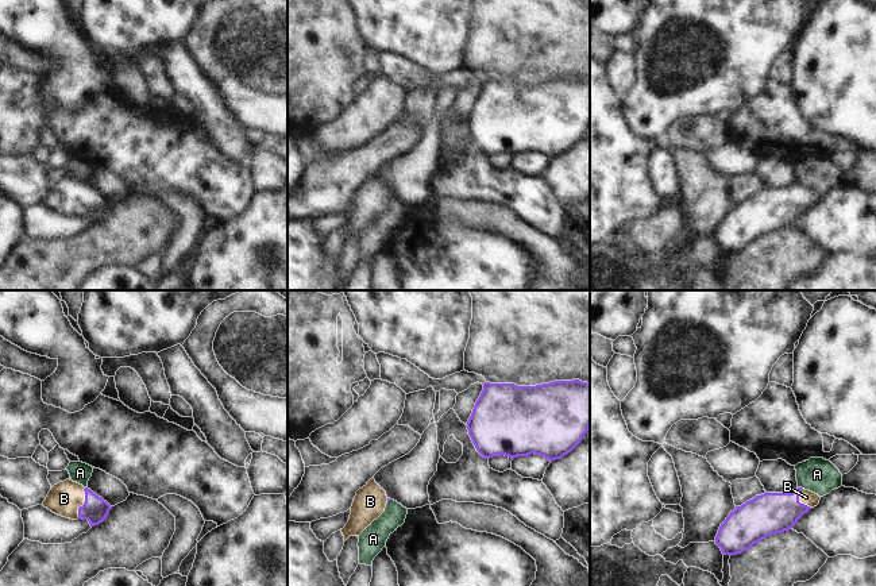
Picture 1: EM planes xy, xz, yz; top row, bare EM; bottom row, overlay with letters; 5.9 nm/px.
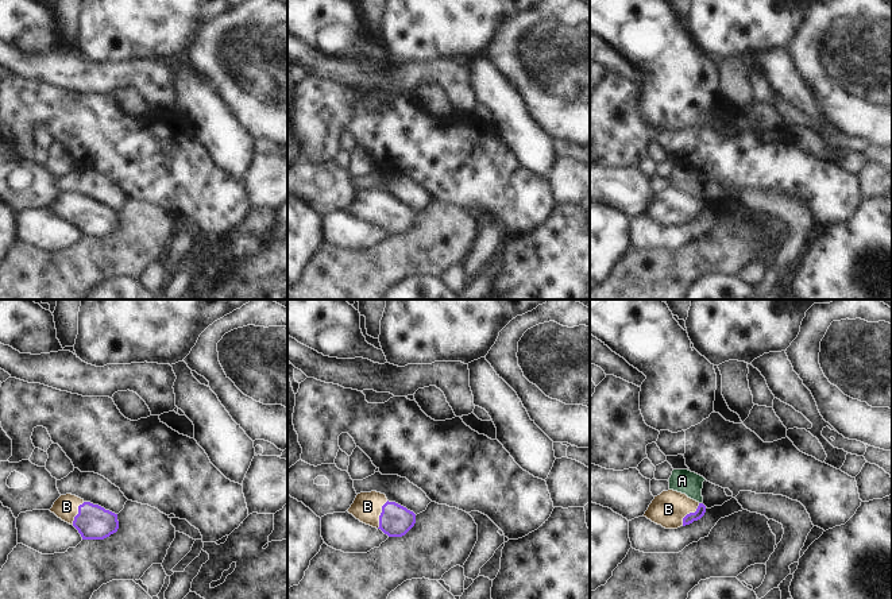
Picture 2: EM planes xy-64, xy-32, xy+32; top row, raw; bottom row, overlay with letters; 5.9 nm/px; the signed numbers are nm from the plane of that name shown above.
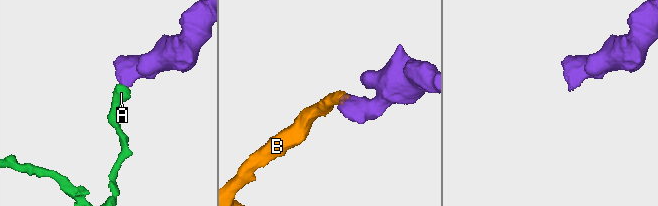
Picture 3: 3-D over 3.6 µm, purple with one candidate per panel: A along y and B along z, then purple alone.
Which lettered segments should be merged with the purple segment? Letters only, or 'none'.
B.

